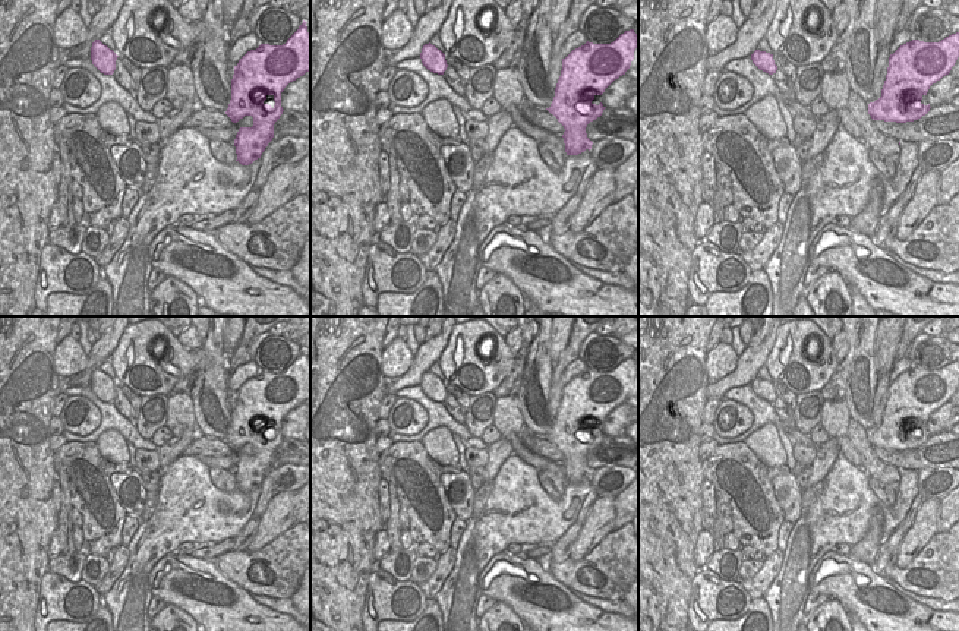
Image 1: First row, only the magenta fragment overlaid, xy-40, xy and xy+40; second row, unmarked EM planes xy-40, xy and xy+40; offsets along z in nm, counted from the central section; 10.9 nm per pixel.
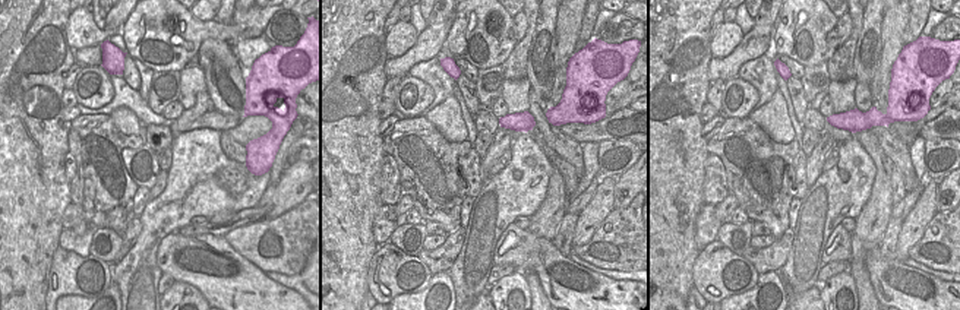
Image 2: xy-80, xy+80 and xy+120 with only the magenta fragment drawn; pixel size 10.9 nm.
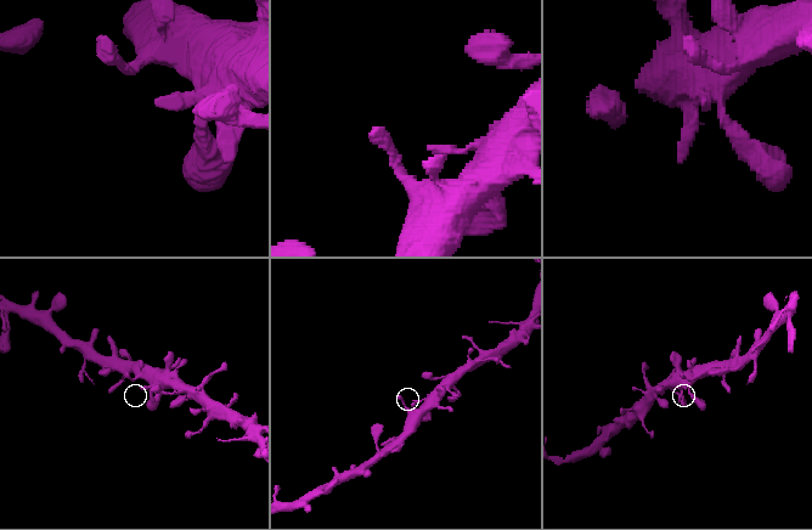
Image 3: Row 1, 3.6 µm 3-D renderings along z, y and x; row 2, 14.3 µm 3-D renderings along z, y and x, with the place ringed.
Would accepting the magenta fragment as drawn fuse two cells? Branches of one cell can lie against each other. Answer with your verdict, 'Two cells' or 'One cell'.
One cell

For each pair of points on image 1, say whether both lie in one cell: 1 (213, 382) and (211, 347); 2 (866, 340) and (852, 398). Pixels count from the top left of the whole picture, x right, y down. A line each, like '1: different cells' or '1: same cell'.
1: same cell
2: same cell

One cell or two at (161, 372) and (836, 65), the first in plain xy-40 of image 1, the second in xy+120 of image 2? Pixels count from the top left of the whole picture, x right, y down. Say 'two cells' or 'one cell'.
two cells

